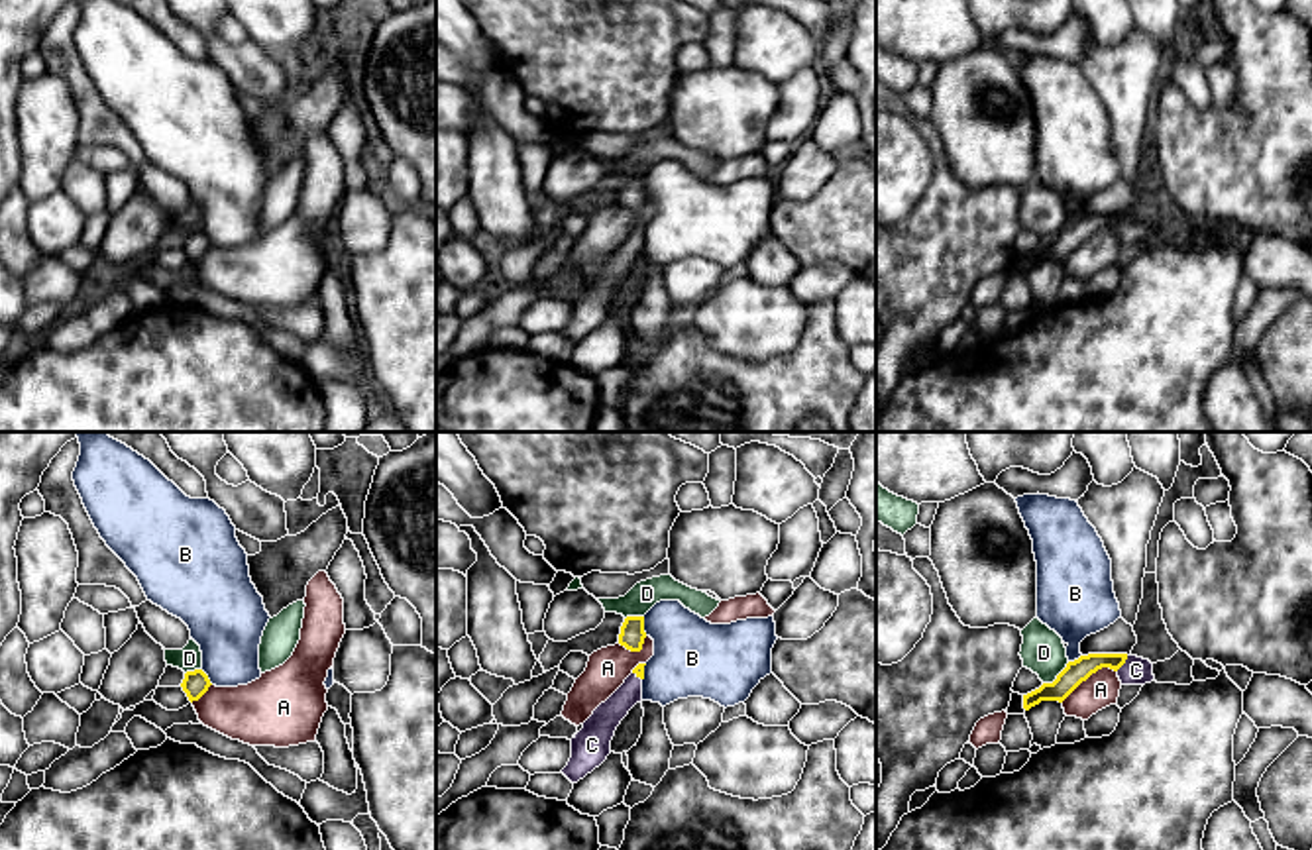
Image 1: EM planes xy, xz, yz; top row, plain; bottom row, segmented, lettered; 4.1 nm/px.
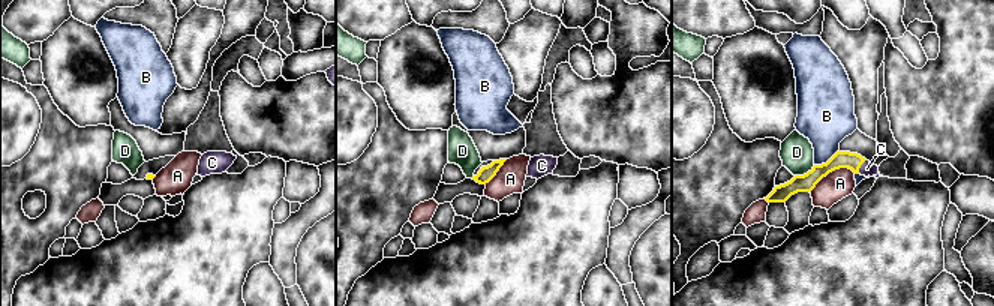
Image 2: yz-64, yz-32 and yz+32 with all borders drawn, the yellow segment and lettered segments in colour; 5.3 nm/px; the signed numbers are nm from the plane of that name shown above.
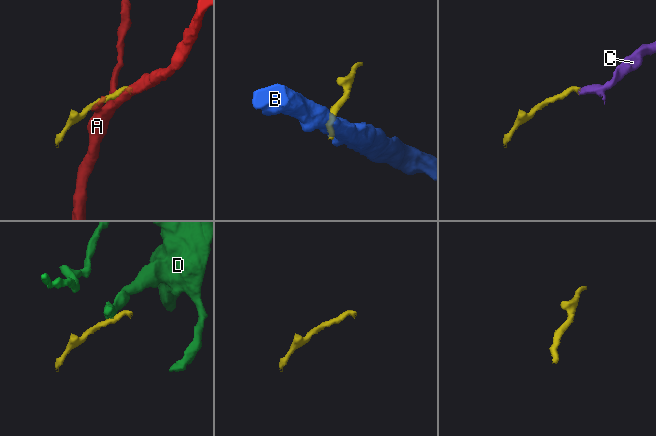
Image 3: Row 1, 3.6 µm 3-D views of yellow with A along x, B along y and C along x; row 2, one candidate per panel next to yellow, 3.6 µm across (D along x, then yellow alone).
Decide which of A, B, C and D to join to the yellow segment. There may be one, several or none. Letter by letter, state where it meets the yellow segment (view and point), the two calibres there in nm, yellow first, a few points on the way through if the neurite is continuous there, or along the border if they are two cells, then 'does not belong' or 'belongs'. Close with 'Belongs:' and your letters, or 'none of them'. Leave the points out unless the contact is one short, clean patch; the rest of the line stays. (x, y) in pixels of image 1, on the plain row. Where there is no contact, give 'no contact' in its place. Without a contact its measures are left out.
A: meets yellow in yz at (1089, 236); 90 nm thick on the yellow side, 150 nm on the other; does not belong
B: meets yellow in xz at (643, 187); 100 nm thick on the yellow side, 320 nm on the other; border along xz (643, 177), (647, 195); does not belong
C: meets yellow in yz at (1122, 224); 90 nm thick on the yellow side, 110 nm on the other; runs through yz (1079, 230), (1093, 222), (1122, 224), (1136, 230); belongs
D: meets yellow in yz at (1057, 236); 90 nm thick on the yellow side, 180 nm on the other; border along yz (1069, 222), (1051, 242), (1043, 244); does not belong
Belongs: C

